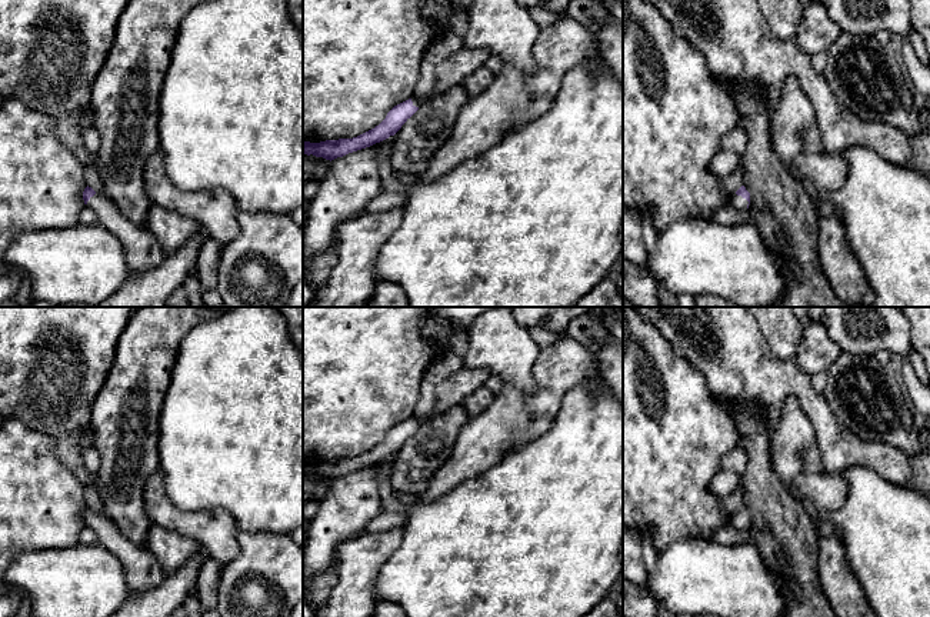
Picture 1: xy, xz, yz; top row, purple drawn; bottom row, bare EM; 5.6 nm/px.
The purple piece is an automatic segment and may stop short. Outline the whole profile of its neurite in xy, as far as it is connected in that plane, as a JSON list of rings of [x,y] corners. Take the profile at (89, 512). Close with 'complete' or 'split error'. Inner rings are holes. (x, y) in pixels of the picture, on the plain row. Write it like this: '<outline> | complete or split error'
[[[91,507],[83,511],[84,524],[97,534],[97,544],[113,553],[124,568],[129,596],[149,591],[164,578],[164,570],[146,544],[126,538],[116,523]]] | split error

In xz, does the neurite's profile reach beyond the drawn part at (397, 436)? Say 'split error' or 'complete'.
split error

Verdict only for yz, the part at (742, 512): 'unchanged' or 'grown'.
grown

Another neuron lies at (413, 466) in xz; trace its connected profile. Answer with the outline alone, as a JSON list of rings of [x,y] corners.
[[[463,404],[424,420],[393,457],[390,470],[393,490],[416,496],[423,493],[433,474],[450,457],[467,420],[469,413]]]

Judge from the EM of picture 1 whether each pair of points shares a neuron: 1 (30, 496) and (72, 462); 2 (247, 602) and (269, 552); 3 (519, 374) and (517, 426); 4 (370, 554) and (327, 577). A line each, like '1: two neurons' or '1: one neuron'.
1: two neurons
2: one neuron
3: two neurons
4: two neurons

